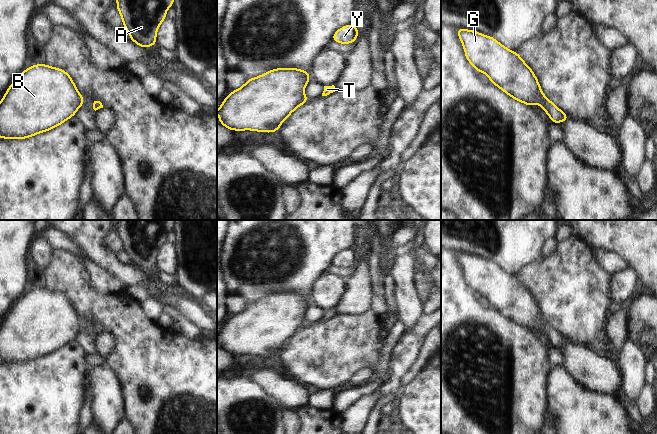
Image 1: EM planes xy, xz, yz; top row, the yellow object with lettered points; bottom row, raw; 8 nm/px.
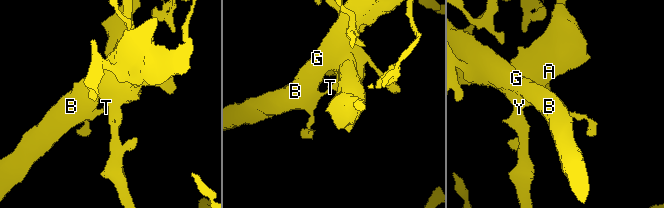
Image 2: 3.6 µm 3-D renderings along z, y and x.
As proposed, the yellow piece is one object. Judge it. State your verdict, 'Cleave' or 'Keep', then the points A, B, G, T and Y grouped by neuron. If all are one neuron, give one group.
Cleave. Groups: A T Y / B G.

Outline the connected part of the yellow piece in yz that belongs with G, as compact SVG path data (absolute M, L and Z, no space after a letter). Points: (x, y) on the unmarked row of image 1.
M463 252L455 254L467 284L478 296L484 296L491 308L518 326L531 331L539 327L543 332L540 308L519 277L504 271L492 260Z

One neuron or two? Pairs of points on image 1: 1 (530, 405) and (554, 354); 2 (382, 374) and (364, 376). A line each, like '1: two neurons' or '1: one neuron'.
1: two neurons
2: two neurons

